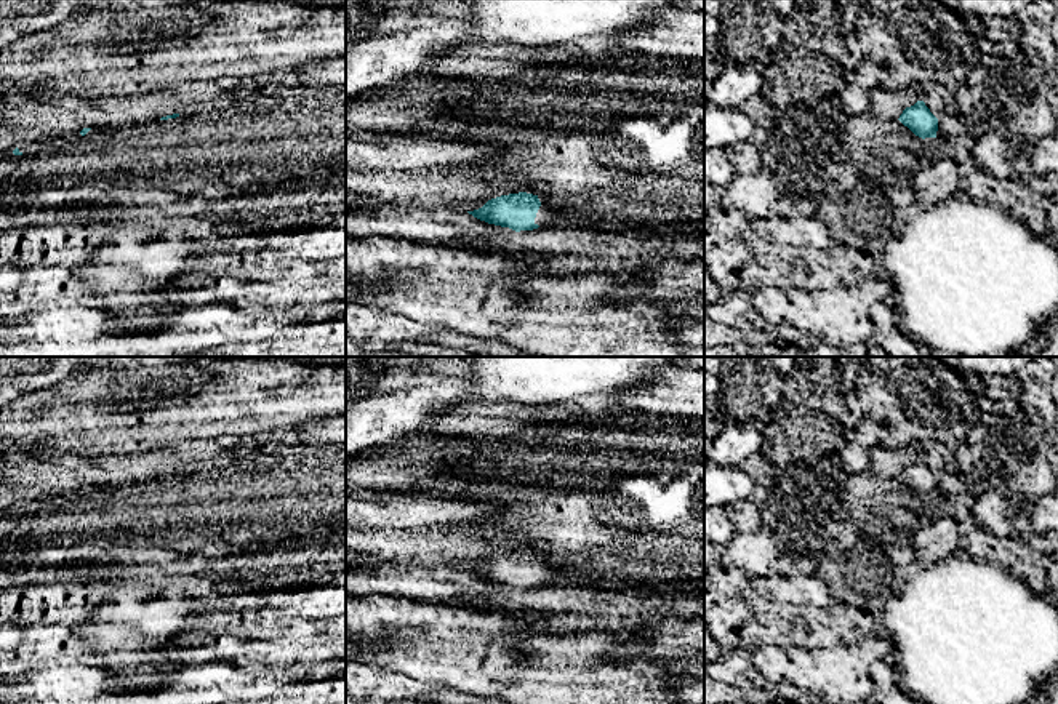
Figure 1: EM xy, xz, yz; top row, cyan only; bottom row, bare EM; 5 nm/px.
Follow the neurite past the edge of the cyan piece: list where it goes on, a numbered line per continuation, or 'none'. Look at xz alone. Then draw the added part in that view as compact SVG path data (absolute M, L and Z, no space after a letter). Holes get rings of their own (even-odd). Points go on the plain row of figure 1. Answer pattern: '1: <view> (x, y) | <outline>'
1: xz (548, 573) | M539 554L538 557L541 560L541 565L536 571L535 582L538 582L539 586L559 584L559 582L575 582L567 576L562 566L557 563L552 563L547 555Z

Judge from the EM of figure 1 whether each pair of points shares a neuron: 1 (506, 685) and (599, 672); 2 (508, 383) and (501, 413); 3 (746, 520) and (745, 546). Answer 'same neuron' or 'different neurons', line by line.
1: same neuron
2: different neurons
3: different neurons

